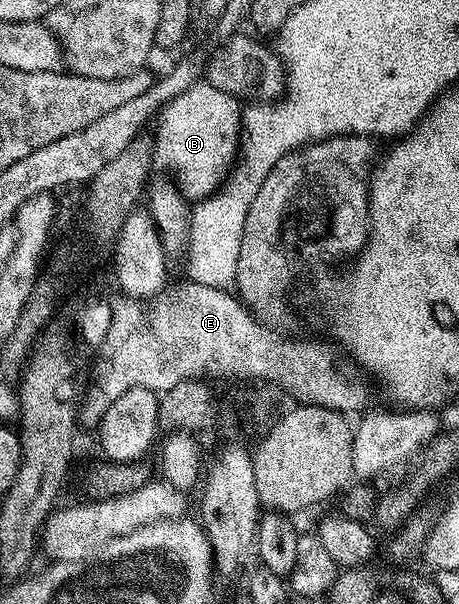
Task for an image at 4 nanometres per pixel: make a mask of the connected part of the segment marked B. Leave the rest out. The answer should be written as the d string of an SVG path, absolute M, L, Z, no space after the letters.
M200 81L169 101L157 115L153 138L155 141L155 158L158 166L168 167L175 171L177 186L188 200L207 199L219 190L223 180L227 178L239 149L239 129L241 126L241 103L234 95L221 93L212 83Z

